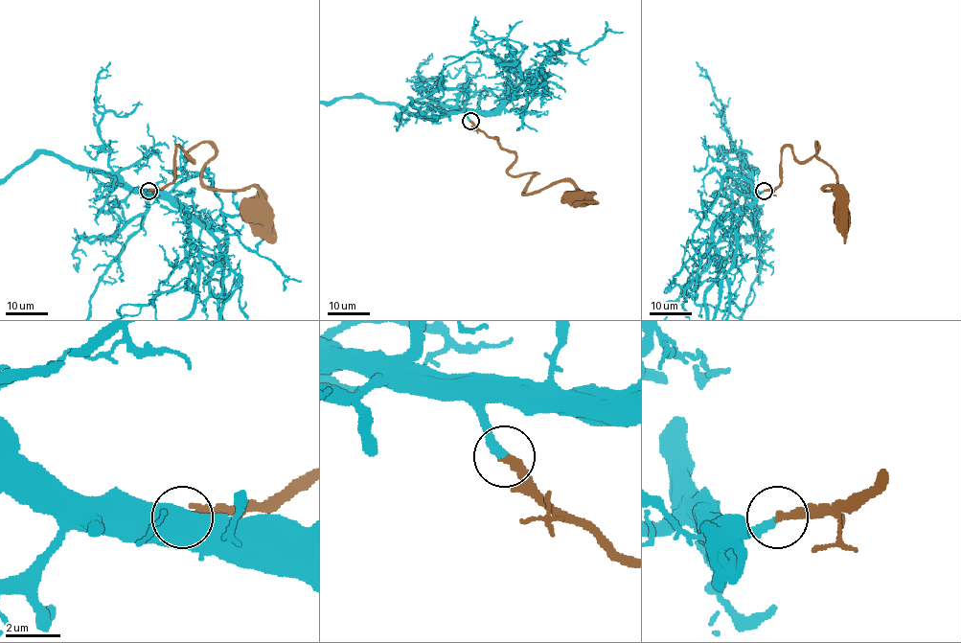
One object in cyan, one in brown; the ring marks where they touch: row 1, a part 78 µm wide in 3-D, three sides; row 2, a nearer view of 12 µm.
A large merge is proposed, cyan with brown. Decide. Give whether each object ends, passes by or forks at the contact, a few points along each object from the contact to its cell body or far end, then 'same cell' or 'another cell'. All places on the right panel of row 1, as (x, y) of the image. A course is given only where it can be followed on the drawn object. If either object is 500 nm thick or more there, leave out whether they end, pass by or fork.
cyan ends; brown ends; course brown (764, 190), (779, 185), (787, 146), (807, 162), (816, 143), (836, 182), (824, 189), (842, 208); same cell

